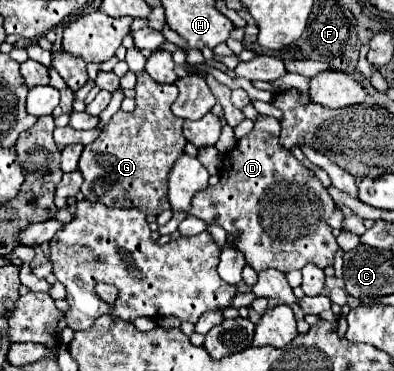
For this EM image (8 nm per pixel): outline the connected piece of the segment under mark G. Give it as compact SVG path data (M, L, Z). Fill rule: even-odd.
M146 71L138 73L134 111L116 113L104 127L102 135L84 147L80 157L78 169L84 175L82 193L88 201L106 203L116 209L136 207L154 215L170 207L166 199L166 175L186 143L182 135L182 119L170 111L176 95L176 85L156 83Z

